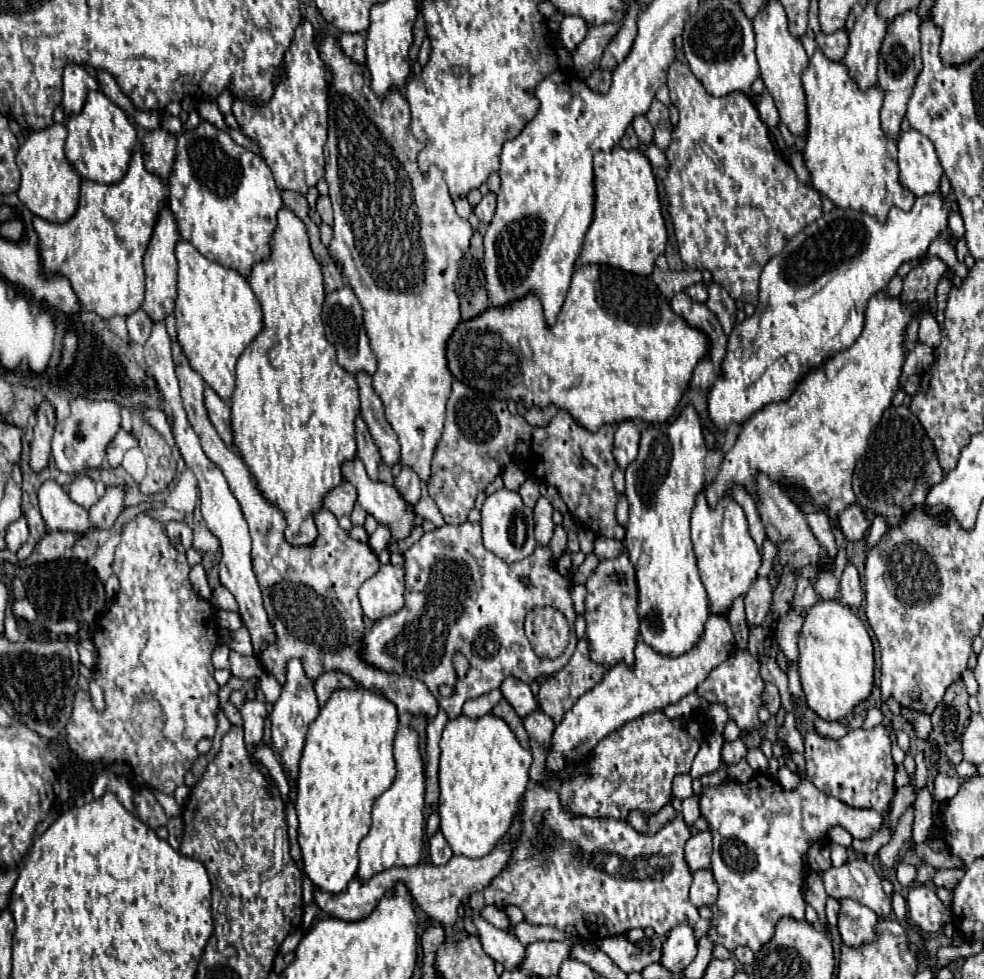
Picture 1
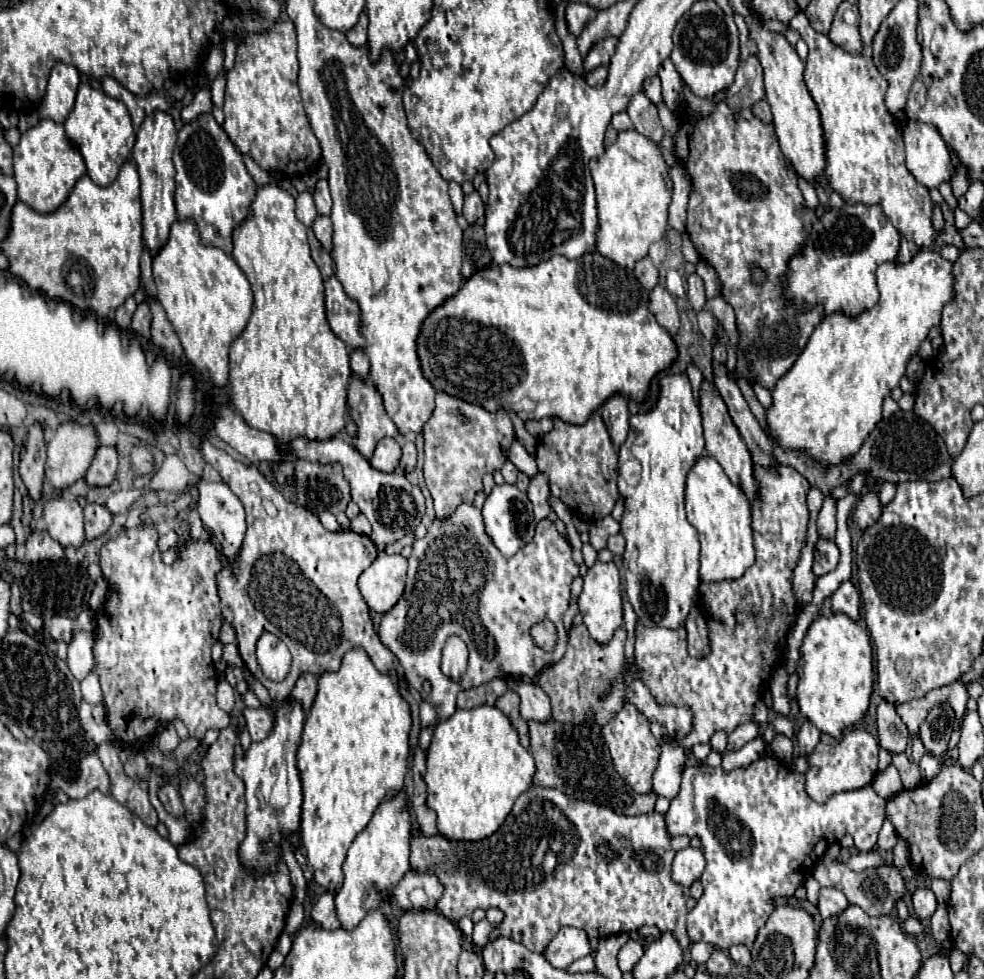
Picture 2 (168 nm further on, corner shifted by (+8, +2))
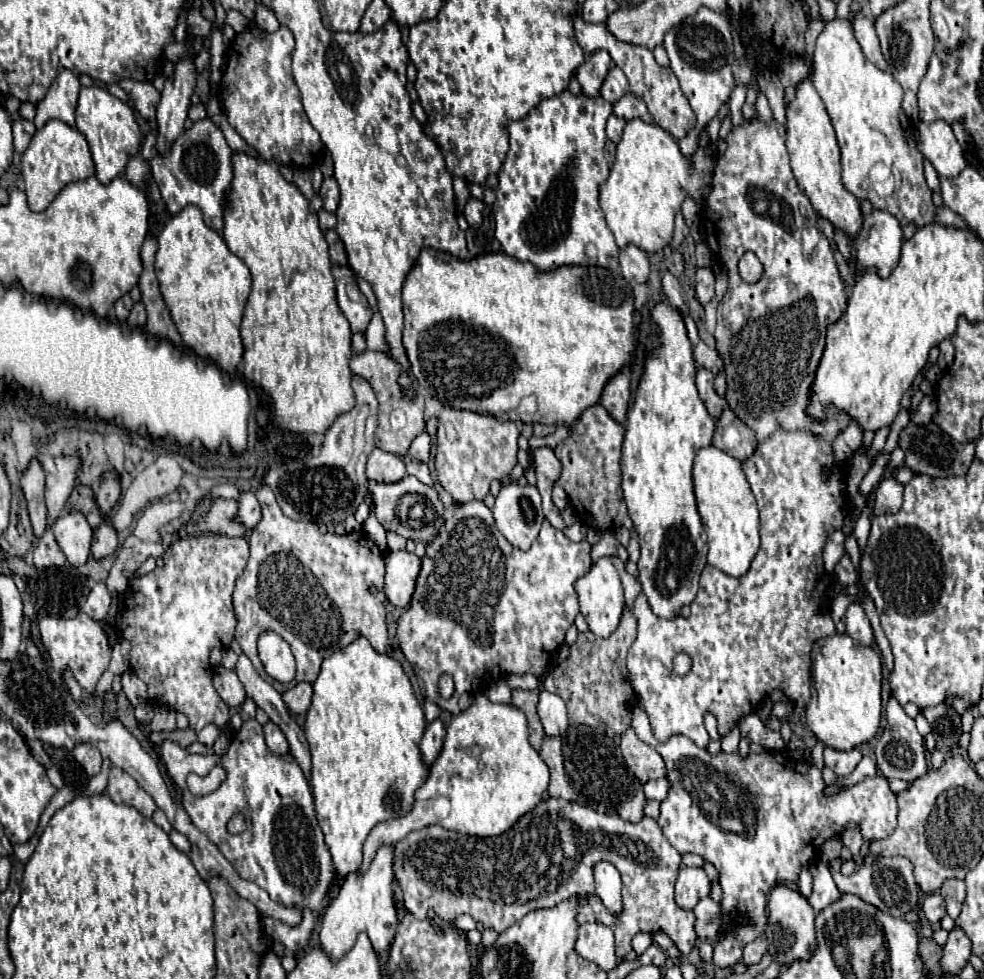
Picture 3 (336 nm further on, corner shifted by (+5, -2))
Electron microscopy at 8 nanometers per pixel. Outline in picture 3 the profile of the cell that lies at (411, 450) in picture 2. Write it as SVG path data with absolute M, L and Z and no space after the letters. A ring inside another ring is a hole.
M422 432L420 436L414 438L410 450L408 450L410 458L414 460L420 460L420 462L428 462L428 456L430 456L430 436L426 432Z

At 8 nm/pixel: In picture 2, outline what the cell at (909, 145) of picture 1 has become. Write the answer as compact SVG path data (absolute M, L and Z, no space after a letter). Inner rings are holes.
M909 122L903 130L903 138L907 168L923 186L931 190L951 180L951 152L937 128L923 122Z

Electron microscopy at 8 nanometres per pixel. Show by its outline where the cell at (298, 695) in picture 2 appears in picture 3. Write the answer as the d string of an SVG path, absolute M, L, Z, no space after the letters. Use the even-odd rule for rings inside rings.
M298 682L292 690L282 694L288 710L292 714L306 714L312 704L312 684L310 682Z

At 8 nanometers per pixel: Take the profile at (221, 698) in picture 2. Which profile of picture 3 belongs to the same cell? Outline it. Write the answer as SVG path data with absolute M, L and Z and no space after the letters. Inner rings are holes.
M218 666L214 670L214 688L216 692L220 694L220 698L226 702L226 706L230 710L236 710L242 706L244 698L246 698L246 692L244 692L244 686L242 682L238 680L236 672L232 670L226 670L222 666Z

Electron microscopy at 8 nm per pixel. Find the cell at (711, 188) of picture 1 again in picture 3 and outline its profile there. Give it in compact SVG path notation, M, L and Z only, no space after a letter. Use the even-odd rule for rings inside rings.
M754 118L734 126L726 138L726 152L716 158L710 184L712 190L702 212L704 224L710 226L718 244L718 248L712 250L730 276L728 290L718 304L718 326L714 336L728 378L728 406L756 432L758 438L758 450L742 464L742 470L758 502L762 546L746 576L738 580L728 578L714 566L706 566L700 576L700 590L694 600L696 604L692 604L692 614L686 620L662 620L652 614L644 594L636 598L632 612L638 620L638 636L628 652L628 674L634 690L640 694L640 702L650 718L654 736L660 742L670 734L684 734L698 748L706 748L710 742L702 720L706 710L716 716L718 732L726 736L776 688L782 688L798 710L806 708L812 688L812 642L836 634L830 614L818 612L818 608L824 604L826 588L832 584L832 580L826 580L828 574L822 566L822 548L828 534L842 526L846 514L846 484L836 470L832 472L830 482L824 482L820 470L822 466L834 466L830 440L846 428L850 420L846 414L838 414L830 408L824 422L814 422L806 414L806 404L808 390L824 350L826 326L842 316L846 310L846 298L830 242L820 240L810 254L804 254L802 250L802 226L804 222L816 226L816 214L808 196L794 180L784 138L786 130L776 120L762 122ZM748 250L752 250L764 266L764 276L756 284L746 284L738 276L738 260ZM678 652L692 656L692 670L686 678L672 672L672 658Z

